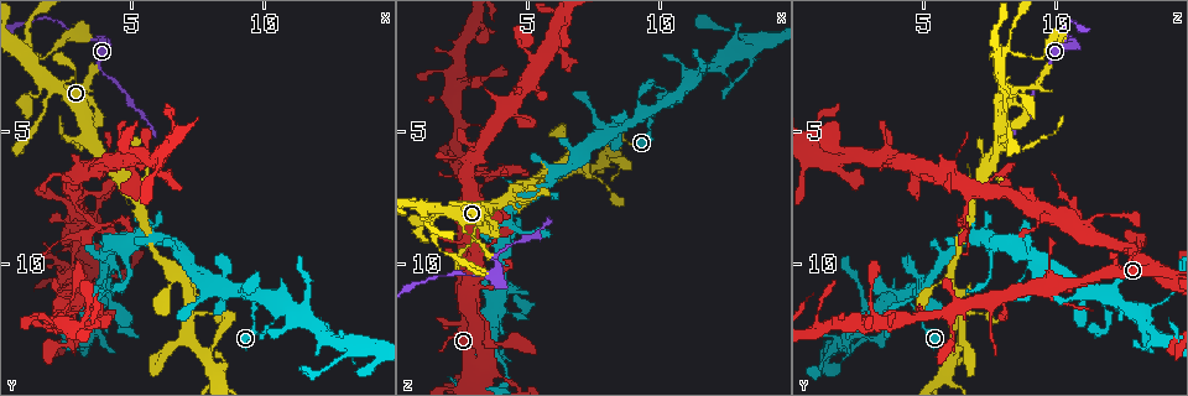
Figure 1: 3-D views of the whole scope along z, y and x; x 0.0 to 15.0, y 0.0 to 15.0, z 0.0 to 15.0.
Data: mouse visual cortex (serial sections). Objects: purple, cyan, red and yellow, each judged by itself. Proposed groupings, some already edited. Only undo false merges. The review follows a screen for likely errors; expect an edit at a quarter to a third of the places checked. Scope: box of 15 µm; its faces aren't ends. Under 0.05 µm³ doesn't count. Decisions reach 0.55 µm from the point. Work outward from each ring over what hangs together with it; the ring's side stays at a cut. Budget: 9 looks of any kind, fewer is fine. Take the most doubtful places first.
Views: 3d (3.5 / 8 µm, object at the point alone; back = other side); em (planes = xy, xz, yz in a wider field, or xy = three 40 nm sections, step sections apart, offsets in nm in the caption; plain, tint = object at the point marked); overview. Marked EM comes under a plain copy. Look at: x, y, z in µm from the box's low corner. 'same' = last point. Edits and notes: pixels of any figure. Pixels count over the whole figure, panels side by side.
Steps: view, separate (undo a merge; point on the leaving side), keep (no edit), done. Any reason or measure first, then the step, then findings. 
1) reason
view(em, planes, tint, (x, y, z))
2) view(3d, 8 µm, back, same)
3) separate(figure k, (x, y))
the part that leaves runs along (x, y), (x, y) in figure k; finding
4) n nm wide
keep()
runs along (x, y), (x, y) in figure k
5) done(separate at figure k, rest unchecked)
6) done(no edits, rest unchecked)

view(3d, 3.5 µm, (3.6, 8.5, 6.6))

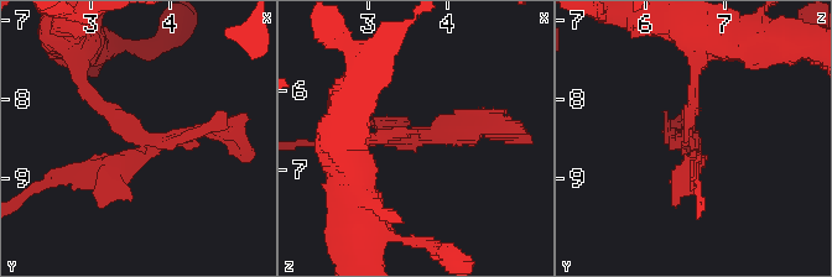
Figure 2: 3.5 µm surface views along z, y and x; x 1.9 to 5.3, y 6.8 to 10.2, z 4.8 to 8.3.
need the tissue
view(em, planes, tint, (3.50, 8.45, 6.55))

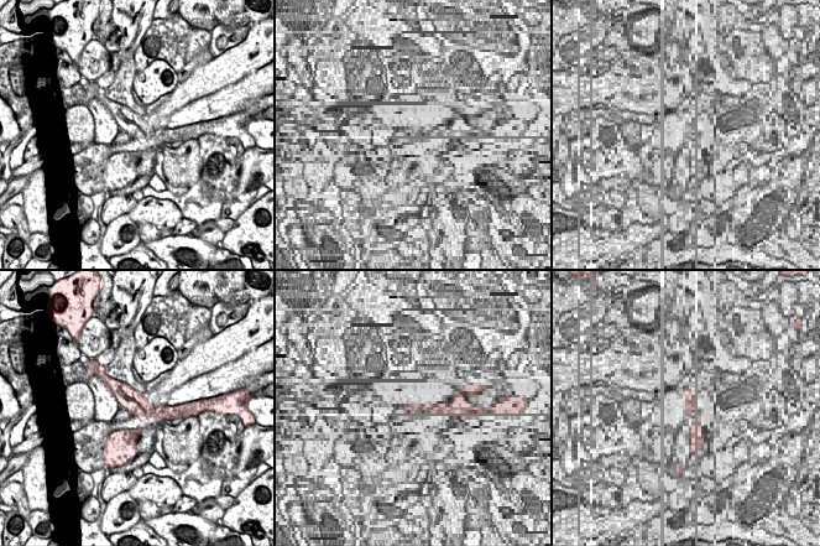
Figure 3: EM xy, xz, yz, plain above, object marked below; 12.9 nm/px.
view(em, xy, step 1, tint, same)

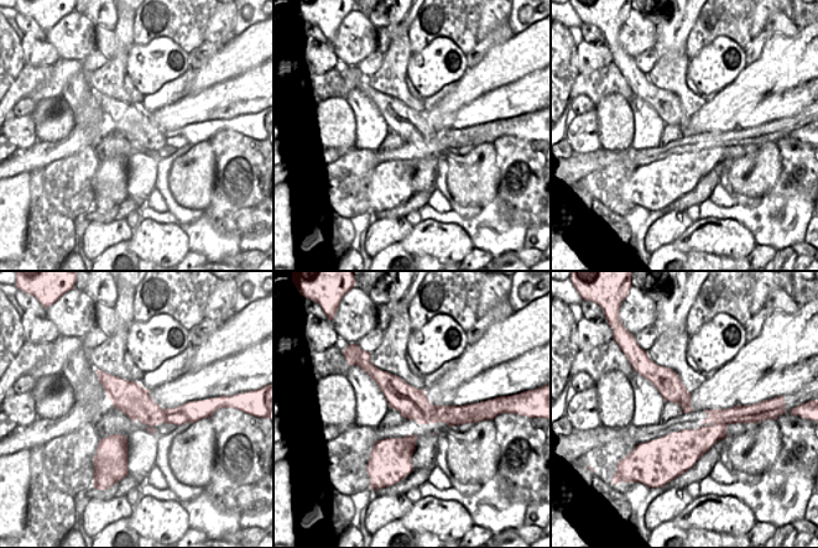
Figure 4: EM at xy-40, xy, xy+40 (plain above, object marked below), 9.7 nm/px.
separate(figure 2, (686, 171))
the part that leaves runs along (691, 144), (691, 170), (697, 182) in figure 2; a second cell is stuck on

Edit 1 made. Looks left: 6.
sharp bend
view(3d, 3.5 µm, (3.1, 1.5, 10.4))

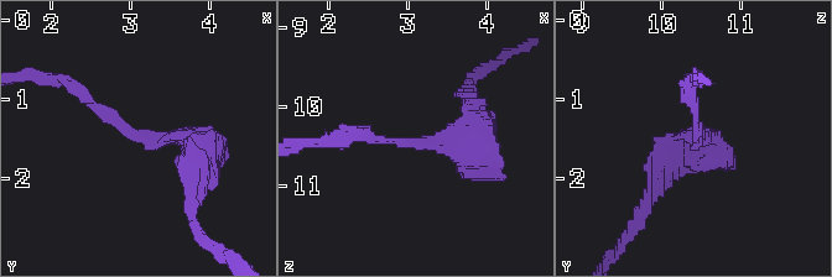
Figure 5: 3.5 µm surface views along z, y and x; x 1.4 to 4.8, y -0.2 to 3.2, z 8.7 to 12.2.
arms of 150, 350 nm
keep()
one cell here

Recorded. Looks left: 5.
branch point
view(3d, 3.5 µm, (3.6, 5.3, 7.9))

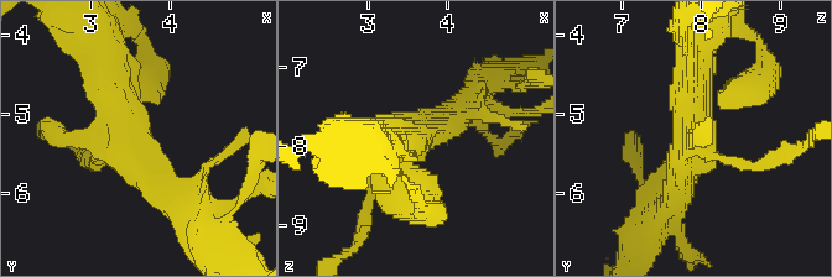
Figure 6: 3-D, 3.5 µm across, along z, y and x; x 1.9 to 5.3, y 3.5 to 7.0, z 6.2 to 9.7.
view(em, xy, step 2, tint, (3.45, 5.40, 7.85))

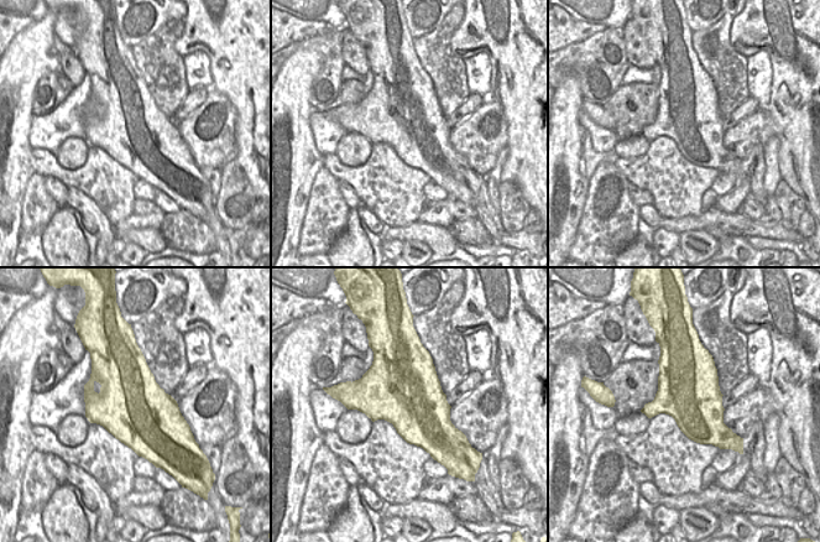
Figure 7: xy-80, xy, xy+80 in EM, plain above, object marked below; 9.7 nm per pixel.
separate(figure 6, (360, 217))
the part that leaves runs along (728, 161), (788, 157), (814, 135) in figure 6; a second cell is stuck on

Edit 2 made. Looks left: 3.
view(overview)

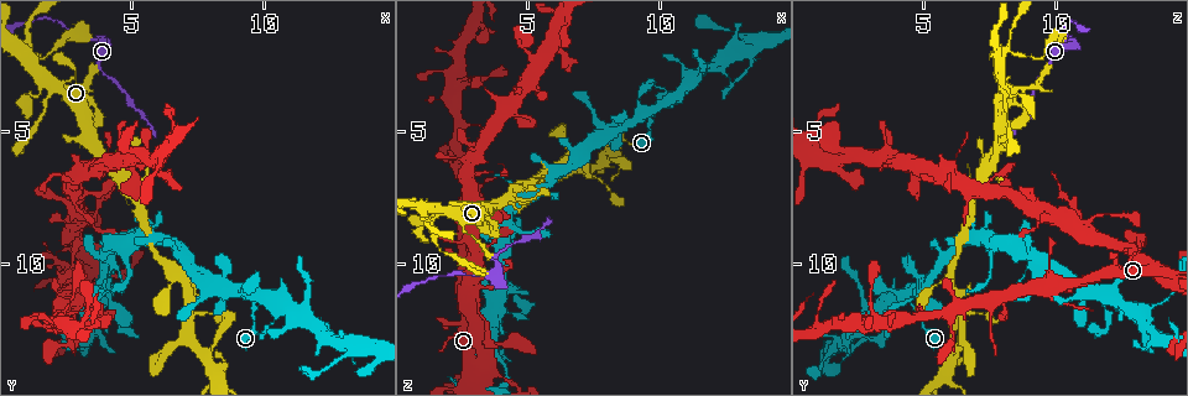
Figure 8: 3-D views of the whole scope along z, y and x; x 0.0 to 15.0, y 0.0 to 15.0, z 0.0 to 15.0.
looks like a crossing
view(em, planes, tint, (9.5, 11.3, 4.4))

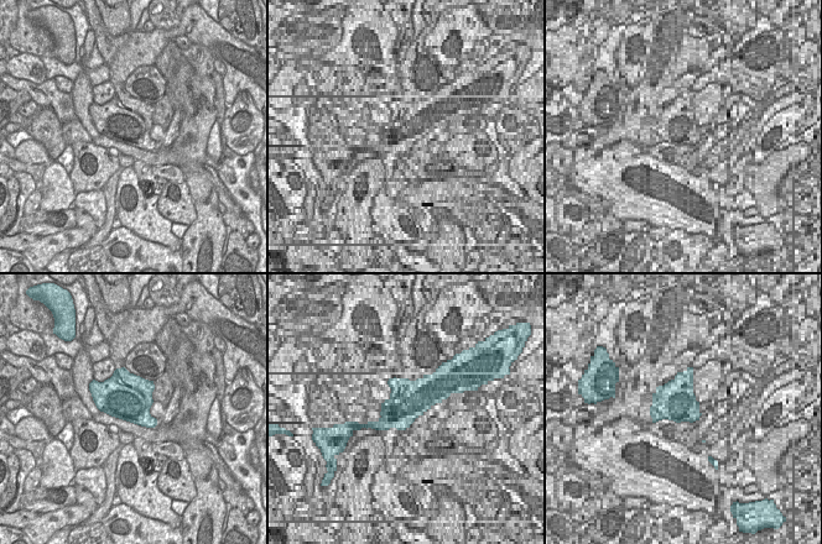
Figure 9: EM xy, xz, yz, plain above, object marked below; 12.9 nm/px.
view(3d, 3.5 µm, same)

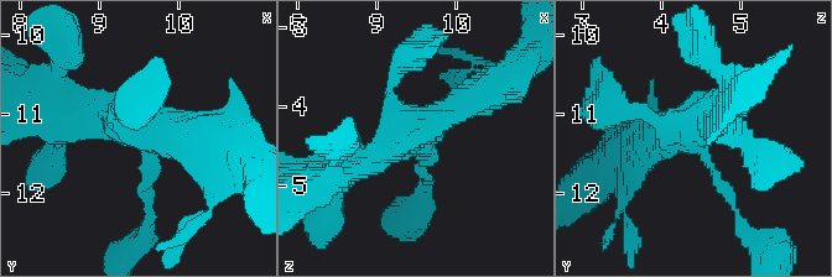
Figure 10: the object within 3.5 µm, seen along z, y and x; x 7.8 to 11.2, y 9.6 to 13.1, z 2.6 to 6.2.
arms of 150, 200, 400, 400 nm
keep()
runs along (147, 203), (147, 150), (110, 115), (68, 115) in figure 10; one cell here

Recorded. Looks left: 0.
done(separate at figure 2, separate at figure 6, rest unchecked)

